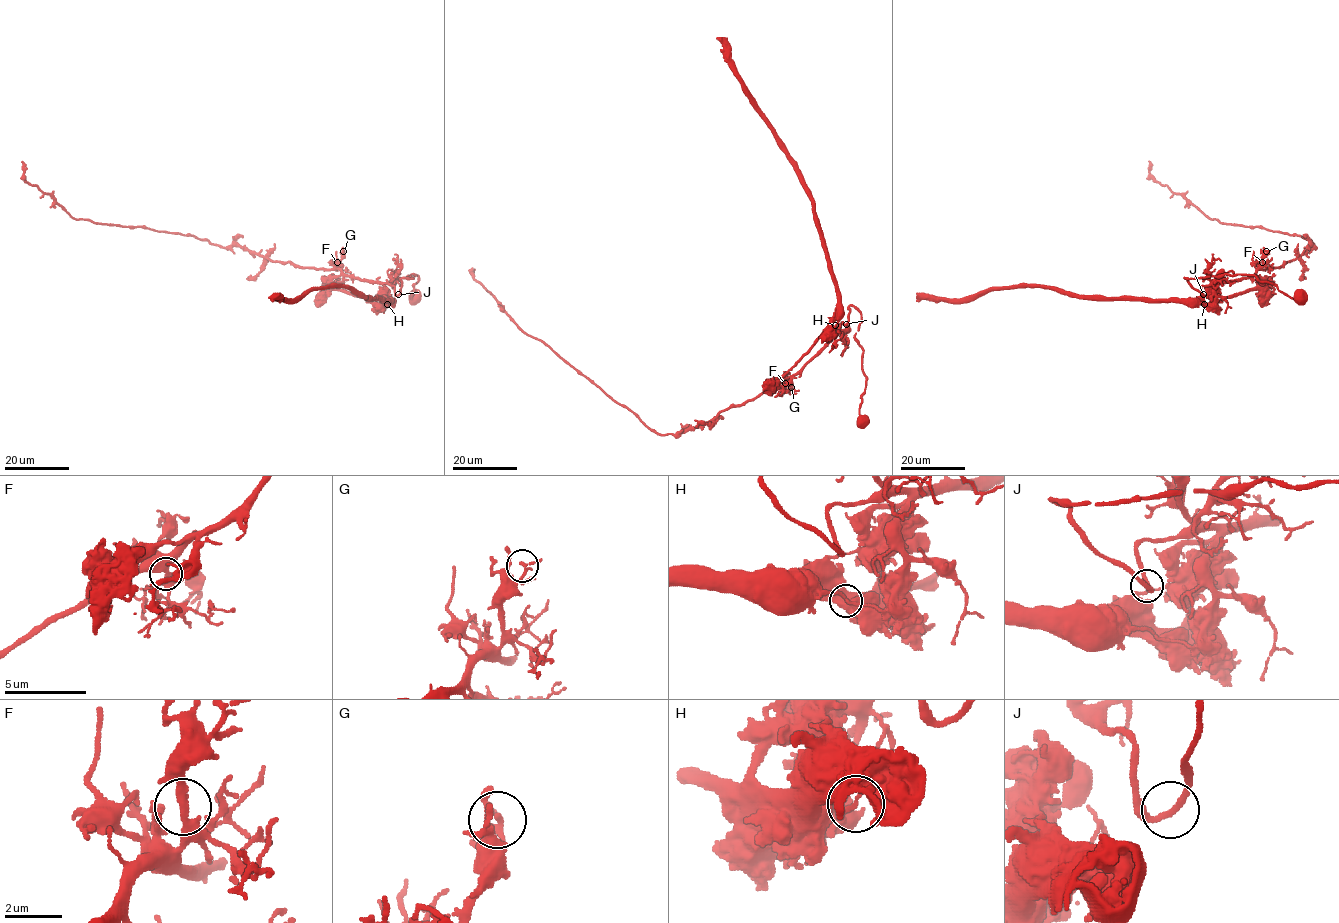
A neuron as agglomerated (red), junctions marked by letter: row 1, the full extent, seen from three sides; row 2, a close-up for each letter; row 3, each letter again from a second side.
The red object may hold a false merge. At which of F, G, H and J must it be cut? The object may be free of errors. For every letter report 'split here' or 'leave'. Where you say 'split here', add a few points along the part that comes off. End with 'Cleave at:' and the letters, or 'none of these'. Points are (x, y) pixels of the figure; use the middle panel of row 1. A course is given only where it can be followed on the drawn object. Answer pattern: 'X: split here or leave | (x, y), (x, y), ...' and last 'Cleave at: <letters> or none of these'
F: leave
G: leave
H: split here | (835, 325), (835, 336), (786, 380), (697, 427), (658, 435), (548, 346), (526, 335), (470, 270)
J: leave
Cleave at: H

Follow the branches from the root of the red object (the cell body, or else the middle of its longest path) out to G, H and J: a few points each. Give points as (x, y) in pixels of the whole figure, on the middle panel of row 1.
G: (860, 421), (866, 376), (855, 334), (861, 314), (851, 305), (848, 321), (787, 380), (791, 387)
H: (860, 421), (866, 376), (855, 334), (861, 314), (850, 305), (848, 321), (832, 337), (835, 325)
J: (860, 421), (859, 405), (866, 376), (862, 368), (863, 349), (855, 334), (861, 314), (851, 305), (847, 323)

